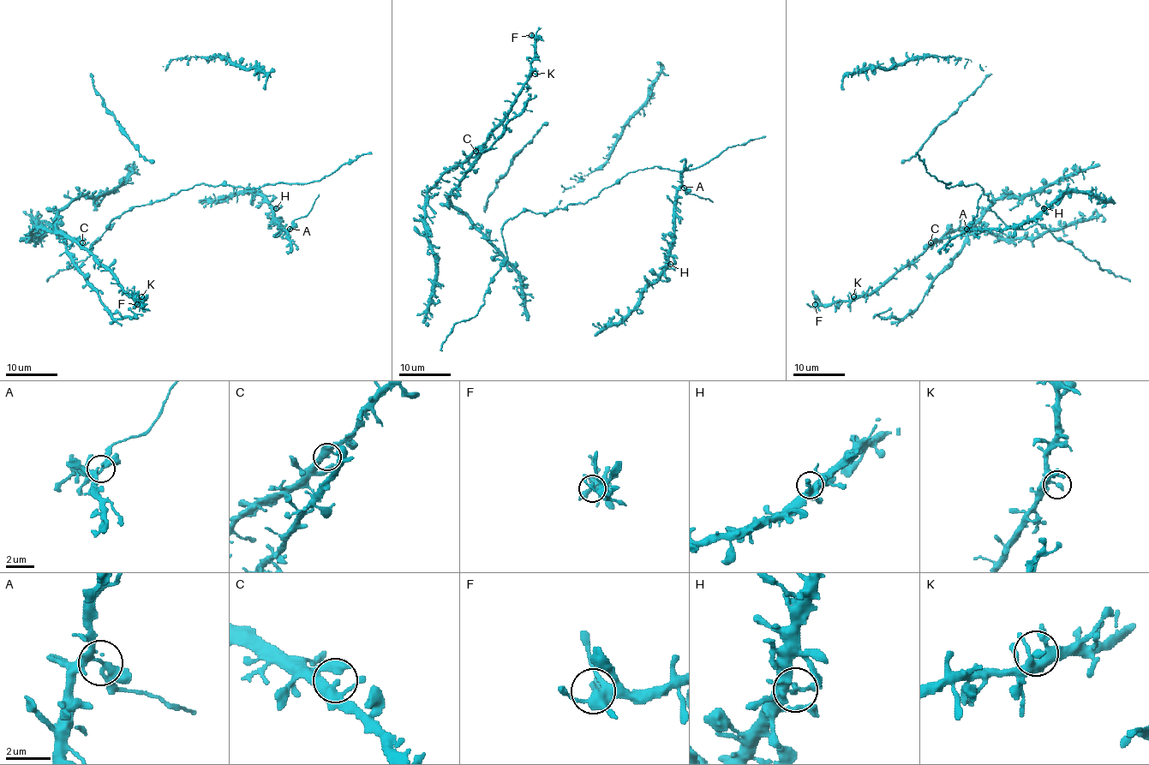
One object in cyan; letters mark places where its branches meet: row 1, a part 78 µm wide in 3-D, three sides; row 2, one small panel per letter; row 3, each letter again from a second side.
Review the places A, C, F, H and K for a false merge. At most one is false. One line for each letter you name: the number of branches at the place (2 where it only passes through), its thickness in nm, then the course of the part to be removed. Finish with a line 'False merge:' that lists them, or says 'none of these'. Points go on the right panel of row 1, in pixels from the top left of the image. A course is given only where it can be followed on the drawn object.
A: 3 | 280 nm | (966, 229), (977, 214), (978, 199), (982, 194)
False merge: A

